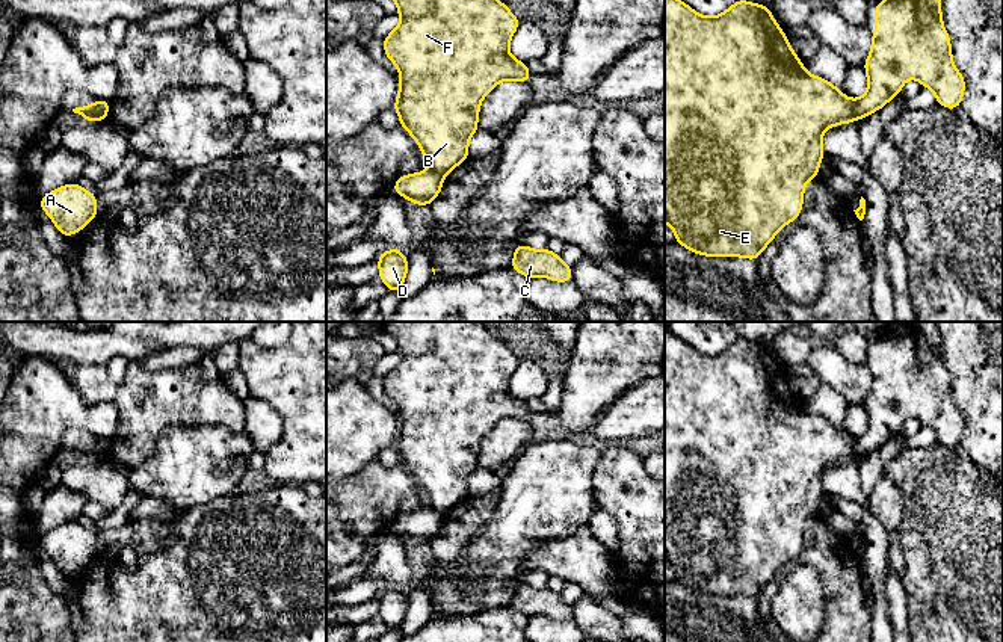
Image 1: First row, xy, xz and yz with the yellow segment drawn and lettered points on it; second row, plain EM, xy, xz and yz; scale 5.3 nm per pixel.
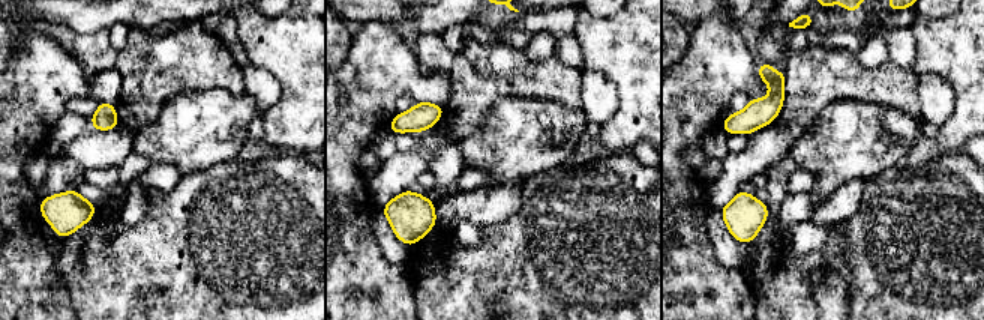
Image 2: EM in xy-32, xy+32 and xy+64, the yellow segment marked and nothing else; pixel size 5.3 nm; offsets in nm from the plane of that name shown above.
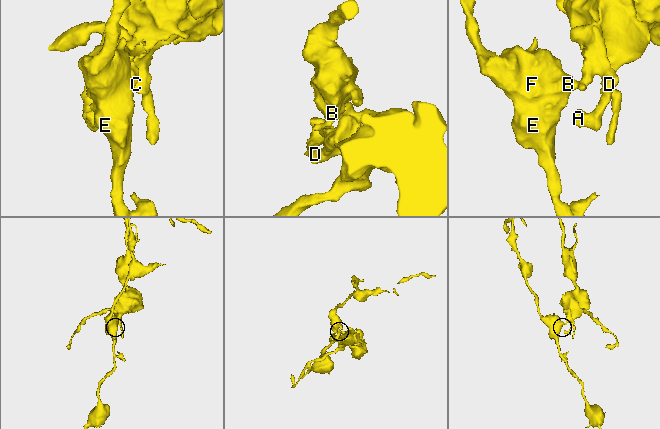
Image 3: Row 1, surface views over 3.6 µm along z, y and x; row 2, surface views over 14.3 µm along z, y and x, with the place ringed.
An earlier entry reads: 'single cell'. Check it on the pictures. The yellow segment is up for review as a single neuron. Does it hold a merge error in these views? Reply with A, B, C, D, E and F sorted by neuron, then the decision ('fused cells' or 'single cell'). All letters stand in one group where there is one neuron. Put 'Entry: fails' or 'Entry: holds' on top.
Entry: fails
A C D / B E F | fused cells

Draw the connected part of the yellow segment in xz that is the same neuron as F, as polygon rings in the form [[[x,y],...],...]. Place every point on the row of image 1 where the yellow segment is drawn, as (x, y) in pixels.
[[[394,0],[400,24],[384,38],[384,51],[400,74],[393,109],[400,125],[415,139],[431,172],[444,178],[470,157],[468,139],[479,130],[477,116],[483,97],[500,82],[529,83],[532,73],[509,54],[509,41],[520,20],[500,0]]]

